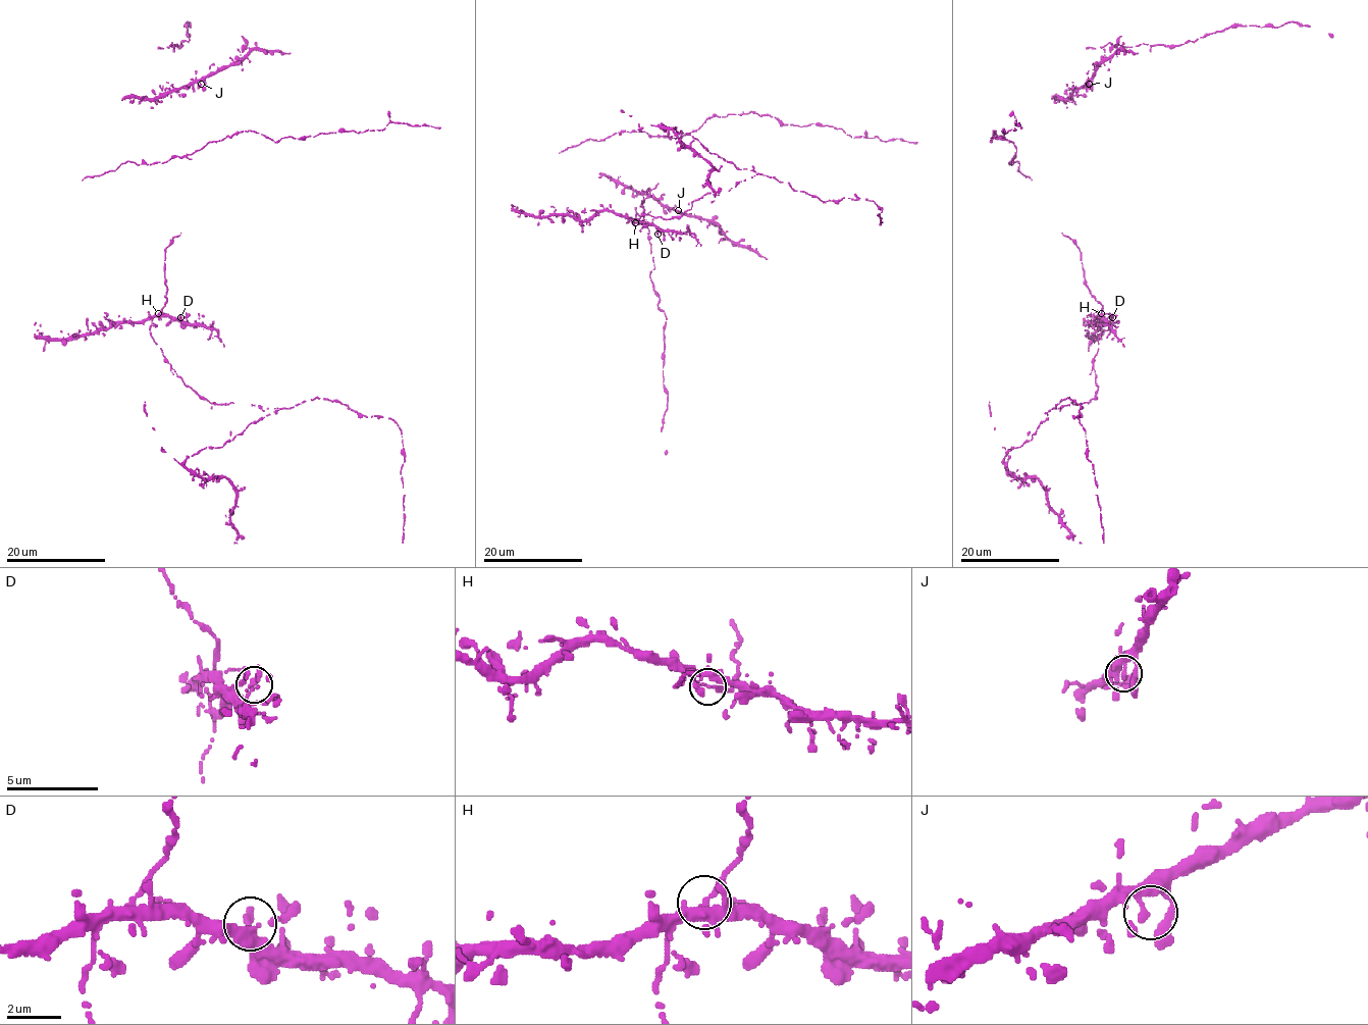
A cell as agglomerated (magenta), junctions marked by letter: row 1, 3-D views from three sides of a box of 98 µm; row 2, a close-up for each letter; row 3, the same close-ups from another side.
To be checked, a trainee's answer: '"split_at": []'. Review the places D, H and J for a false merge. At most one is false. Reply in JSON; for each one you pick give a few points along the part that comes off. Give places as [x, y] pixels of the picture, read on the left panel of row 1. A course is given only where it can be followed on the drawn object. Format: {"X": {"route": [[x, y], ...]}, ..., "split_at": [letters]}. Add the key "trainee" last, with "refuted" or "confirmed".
{"split_at": [], "trainee": "confirmed"}

